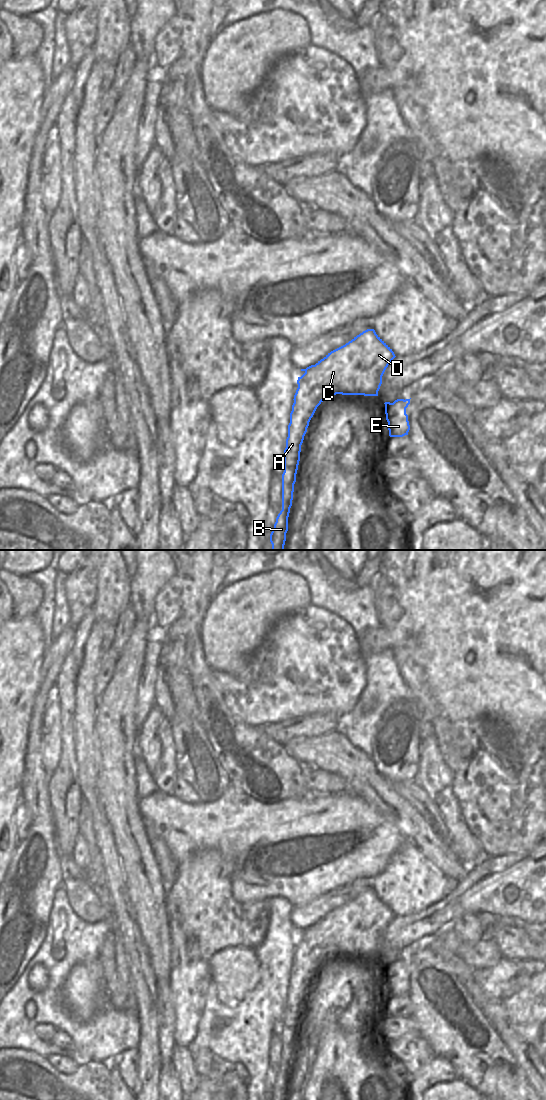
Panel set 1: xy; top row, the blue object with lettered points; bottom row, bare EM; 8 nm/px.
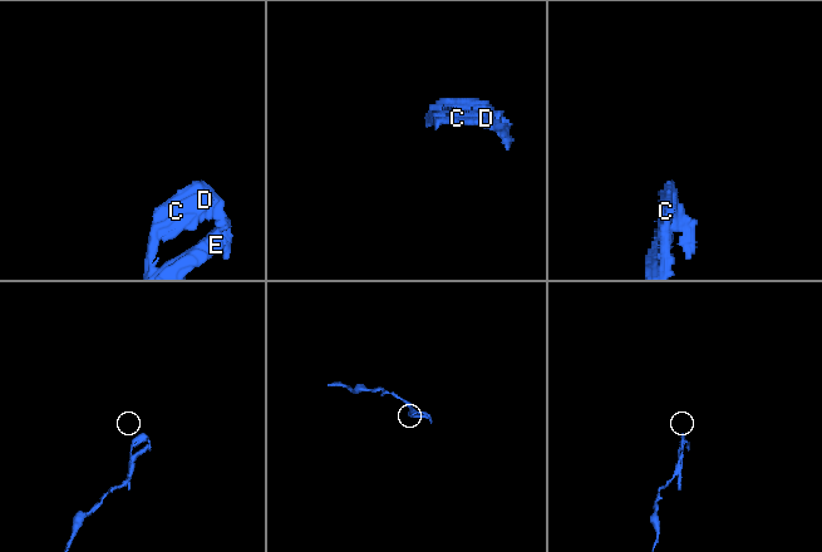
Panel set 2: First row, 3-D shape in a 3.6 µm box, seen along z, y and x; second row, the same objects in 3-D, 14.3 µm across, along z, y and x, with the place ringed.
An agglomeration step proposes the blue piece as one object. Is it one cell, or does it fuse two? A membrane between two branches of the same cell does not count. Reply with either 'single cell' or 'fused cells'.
fused cells

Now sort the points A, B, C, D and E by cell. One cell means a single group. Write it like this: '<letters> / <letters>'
A B C D / E

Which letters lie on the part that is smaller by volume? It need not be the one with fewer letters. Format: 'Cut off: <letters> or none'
Cut off: A, B, C, D.

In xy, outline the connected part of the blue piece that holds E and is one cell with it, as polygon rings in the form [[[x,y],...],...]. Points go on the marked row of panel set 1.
[[[397,399],[393,403],[385,402],[385,414],[388,422],[390,437],[403,437],[408,435],[410,425],[406,408],[408,402],[404,399]]]

